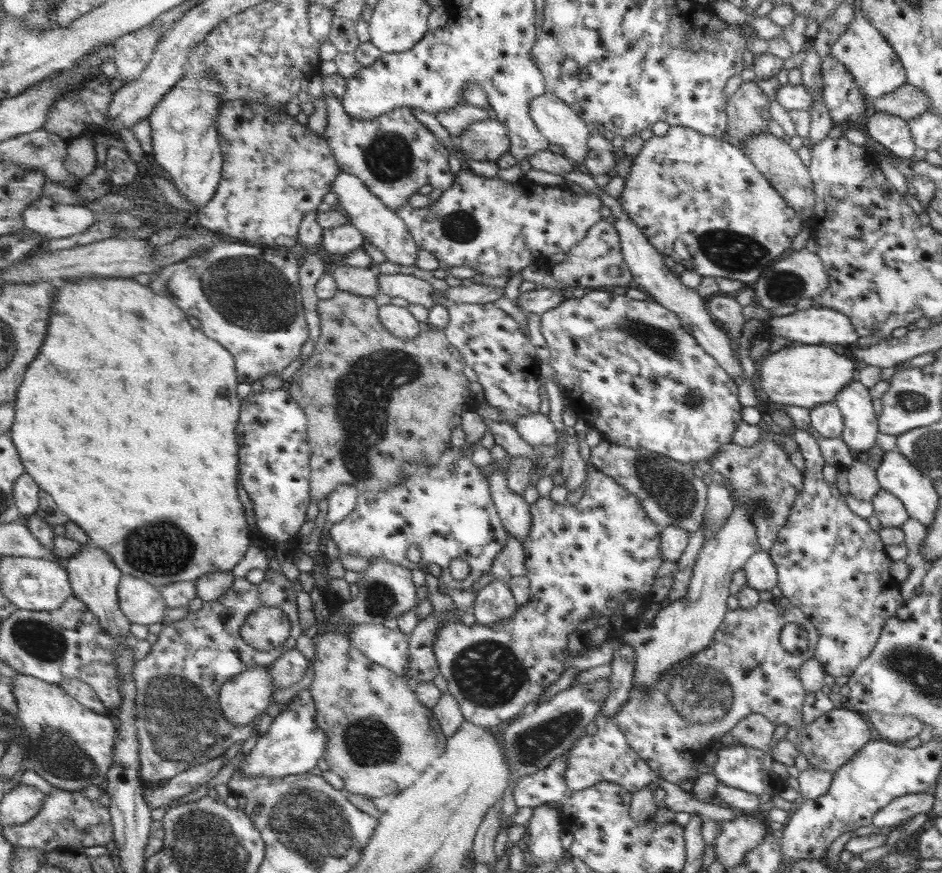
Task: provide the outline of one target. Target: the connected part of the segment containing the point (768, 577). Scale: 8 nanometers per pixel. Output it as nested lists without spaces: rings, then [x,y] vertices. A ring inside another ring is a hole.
[[[757,552],[747,558],[743,572],[747,572],[747,586],[755,592],[761,592],[763,596],[767,596],[777,586],[777,570],[767,552]]]

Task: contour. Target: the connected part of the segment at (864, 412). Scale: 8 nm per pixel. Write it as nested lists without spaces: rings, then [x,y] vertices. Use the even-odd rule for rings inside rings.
[[[857,380],[841,388],[833,400],[845,420],[839,438],[851,452],[855,452],[857,458],[863,458],[873,446],[877,446],[875,442],[879,434],[879,418],[875,418],[871,400],[873,398],[869,396],[869,390]]]

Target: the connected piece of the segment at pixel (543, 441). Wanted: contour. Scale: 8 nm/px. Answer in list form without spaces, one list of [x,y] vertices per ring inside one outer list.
[[[533,412],[527,416],[519,416],[513,422],[519,430],[519,434],[533,446],[551,446],[557,444],[557,432],[555,426],[551,424],[549,416],[545,416],[543,412]]]

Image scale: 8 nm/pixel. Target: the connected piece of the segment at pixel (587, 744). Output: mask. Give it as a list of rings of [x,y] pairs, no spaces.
[[[601,710],[597,714],[597,720],[595,720],[595,734],[593,736],[581,736],[565,754],[567,754],[567,764],[565,764],[565,774],[563,774],[563,780],[565,780],[565,786],[569,792],[581,792],[585,788],[591,788],[595,784],[601,784],[601,782],[613,782],[617,786],[621,786],[625,792],[629,792],[629,796],[633,796],[633,792],[639,792],[643,790],[647,784],[657,784],[661,790],[665,790],[665,800],[663,800],[663,806],[667,810],[673,810],[675,814],[677,812],[697,812],[701,816],[701,824],[707,824],[711,820],[715,822],[729,822],[735,818],[735,814],[731,812],[729,806],[723,806],[719,802],[697,802],[693,798],[689,798],[689,794],[685,790],[681,790],[677,784],[673,782],[667,782],[663,778],[659,778],[657,772],[653,772],[645,760],[641,760],[627,744],[623,732],[605,716],[601,716]]]

